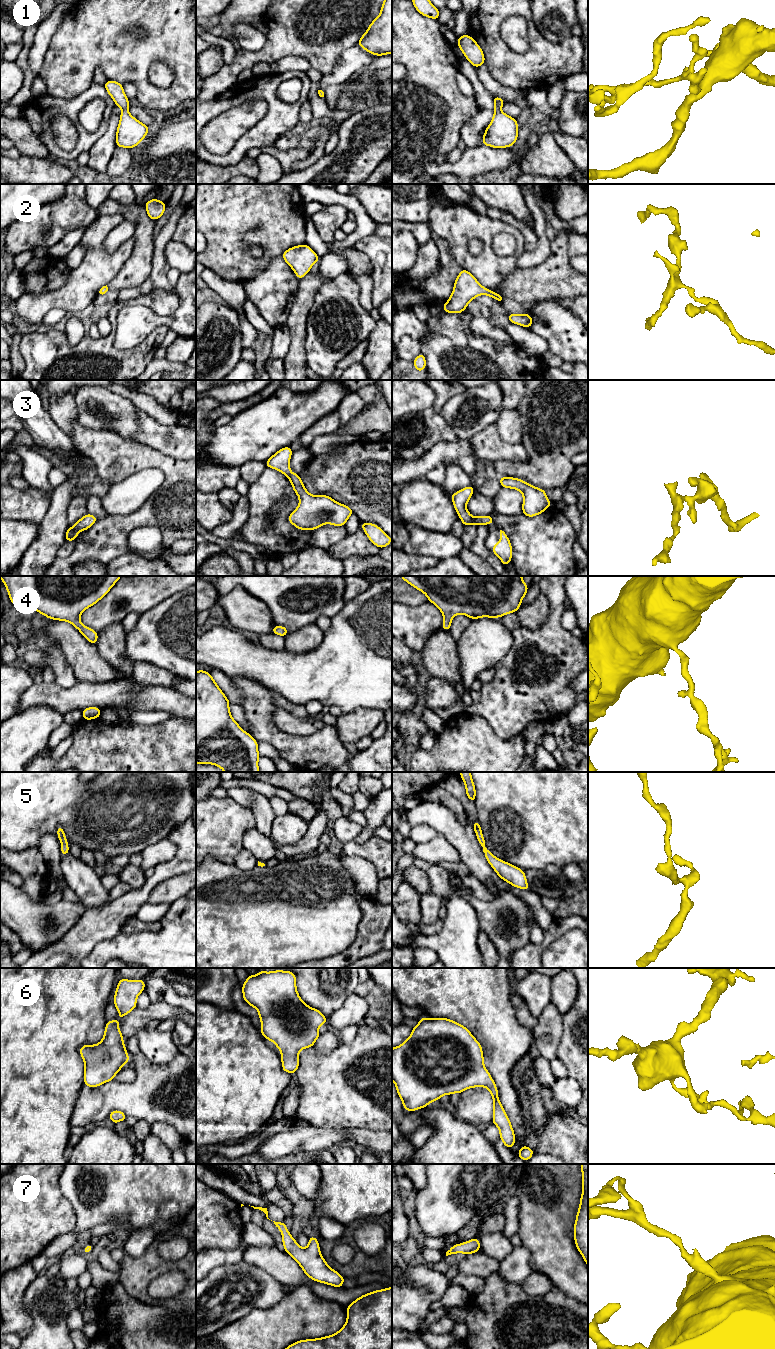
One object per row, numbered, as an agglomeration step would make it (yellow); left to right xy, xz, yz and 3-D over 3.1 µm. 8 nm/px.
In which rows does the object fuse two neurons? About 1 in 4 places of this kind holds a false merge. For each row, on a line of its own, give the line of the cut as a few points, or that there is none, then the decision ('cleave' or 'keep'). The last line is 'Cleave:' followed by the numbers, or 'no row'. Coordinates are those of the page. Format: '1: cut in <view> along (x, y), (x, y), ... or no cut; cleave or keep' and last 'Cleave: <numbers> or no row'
1: no cut; keep
2: no cut; keep
3: no cut; keep
4: no cut; keep
5: no cut; keep
6: no cut; keep
7: no cut; keep
Cleave: no row

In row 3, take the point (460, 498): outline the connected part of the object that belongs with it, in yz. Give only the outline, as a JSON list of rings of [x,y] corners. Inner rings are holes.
[[[470,485],[455,492],[452,496],[450,496],[450,499],[454,504],[454,508],[459,518],[461,519],[463,525],[467,526],[475,524],[476,526],[479,526],[484,524],[485,525],[494,524],[494,521],[492,519],[493,515],[474,517],[466,509],[466,505],[470,500],[471,496],[473,495],[473,491],[474,491],[473,485]]]

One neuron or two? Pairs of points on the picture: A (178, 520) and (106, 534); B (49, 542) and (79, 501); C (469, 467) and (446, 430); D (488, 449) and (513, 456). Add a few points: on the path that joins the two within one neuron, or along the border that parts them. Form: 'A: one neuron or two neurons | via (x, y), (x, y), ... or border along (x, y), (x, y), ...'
A: one neuron | via (160, 519), (137, 519), (124, 524)
B: two neurons | border along (72, 497), (67, 509), (67, 527)
C: two neurons | border along (458, 438), (455, 440), (438, 441), (430, 449)
D: one neuron | via (494, 449), (507, 451)

